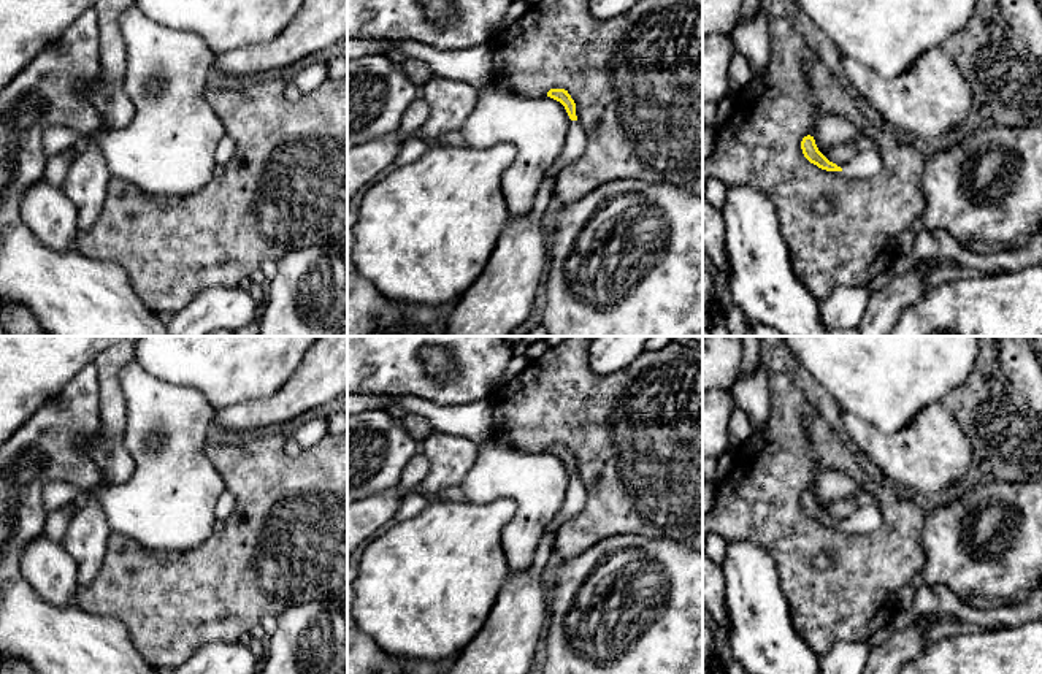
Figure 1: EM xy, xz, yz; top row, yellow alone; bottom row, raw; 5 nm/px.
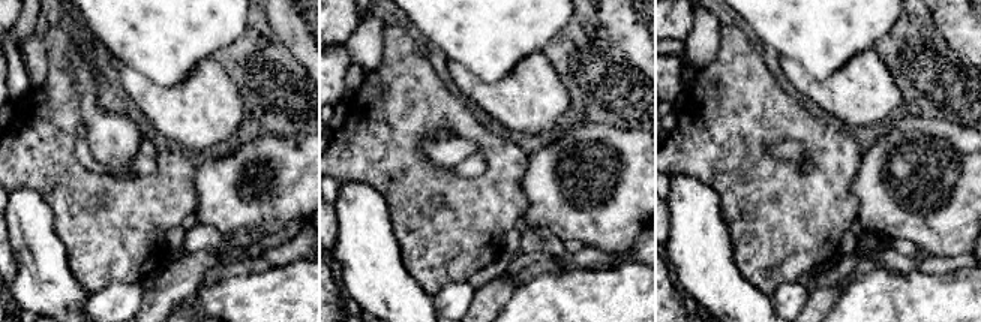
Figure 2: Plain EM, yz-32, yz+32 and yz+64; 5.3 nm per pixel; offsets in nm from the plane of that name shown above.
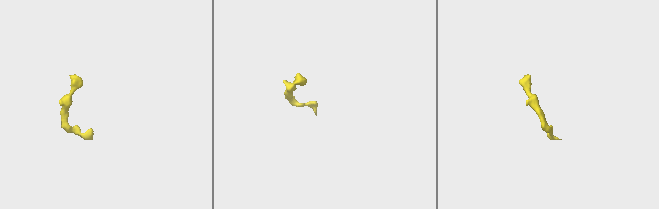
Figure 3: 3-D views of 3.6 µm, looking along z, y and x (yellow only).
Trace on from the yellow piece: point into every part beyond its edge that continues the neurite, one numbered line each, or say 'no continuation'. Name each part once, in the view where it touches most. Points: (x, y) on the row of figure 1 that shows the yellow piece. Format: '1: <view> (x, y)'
1: yz (866, 164)

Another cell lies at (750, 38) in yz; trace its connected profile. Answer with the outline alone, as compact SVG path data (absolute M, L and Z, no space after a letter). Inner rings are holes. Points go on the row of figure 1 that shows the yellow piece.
M760 10L753 17L737 22L730 35L731 44L750 63L752 73L761 73L769 63L771 38L769 14Z

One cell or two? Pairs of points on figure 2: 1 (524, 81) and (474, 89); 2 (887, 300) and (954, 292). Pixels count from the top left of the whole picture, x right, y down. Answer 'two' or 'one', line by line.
1: one
2: one

